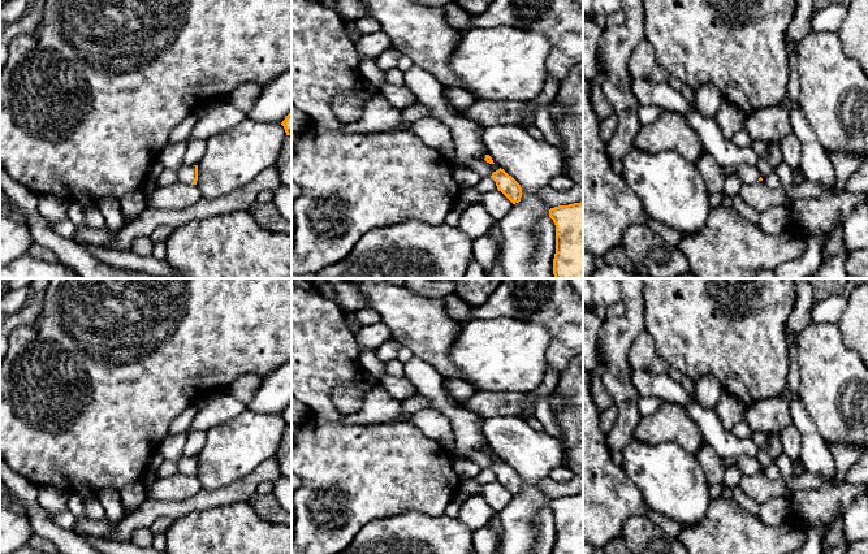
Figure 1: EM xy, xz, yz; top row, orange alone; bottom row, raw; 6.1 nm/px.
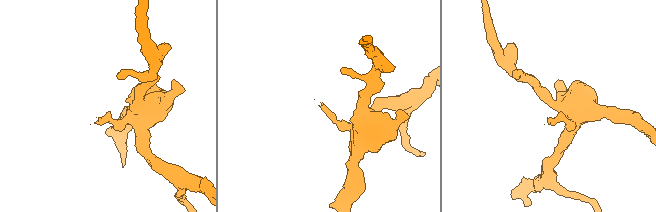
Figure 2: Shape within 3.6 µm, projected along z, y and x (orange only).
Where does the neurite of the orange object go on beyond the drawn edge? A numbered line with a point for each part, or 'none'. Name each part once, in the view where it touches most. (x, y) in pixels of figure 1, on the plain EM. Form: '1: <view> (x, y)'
1: xy (172, 448)

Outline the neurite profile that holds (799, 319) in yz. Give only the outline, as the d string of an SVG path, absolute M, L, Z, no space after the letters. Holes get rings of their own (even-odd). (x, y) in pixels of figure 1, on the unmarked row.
M795 278L796 298L795 306L786 323L786 332L795 338L811 324L811 312L813 308L813 289L806 278Z

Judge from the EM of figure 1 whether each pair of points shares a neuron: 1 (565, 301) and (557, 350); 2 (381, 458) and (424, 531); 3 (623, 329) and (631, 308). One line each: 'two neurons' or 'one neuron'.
1: one neuron
2: two neurons
3: one neuron

